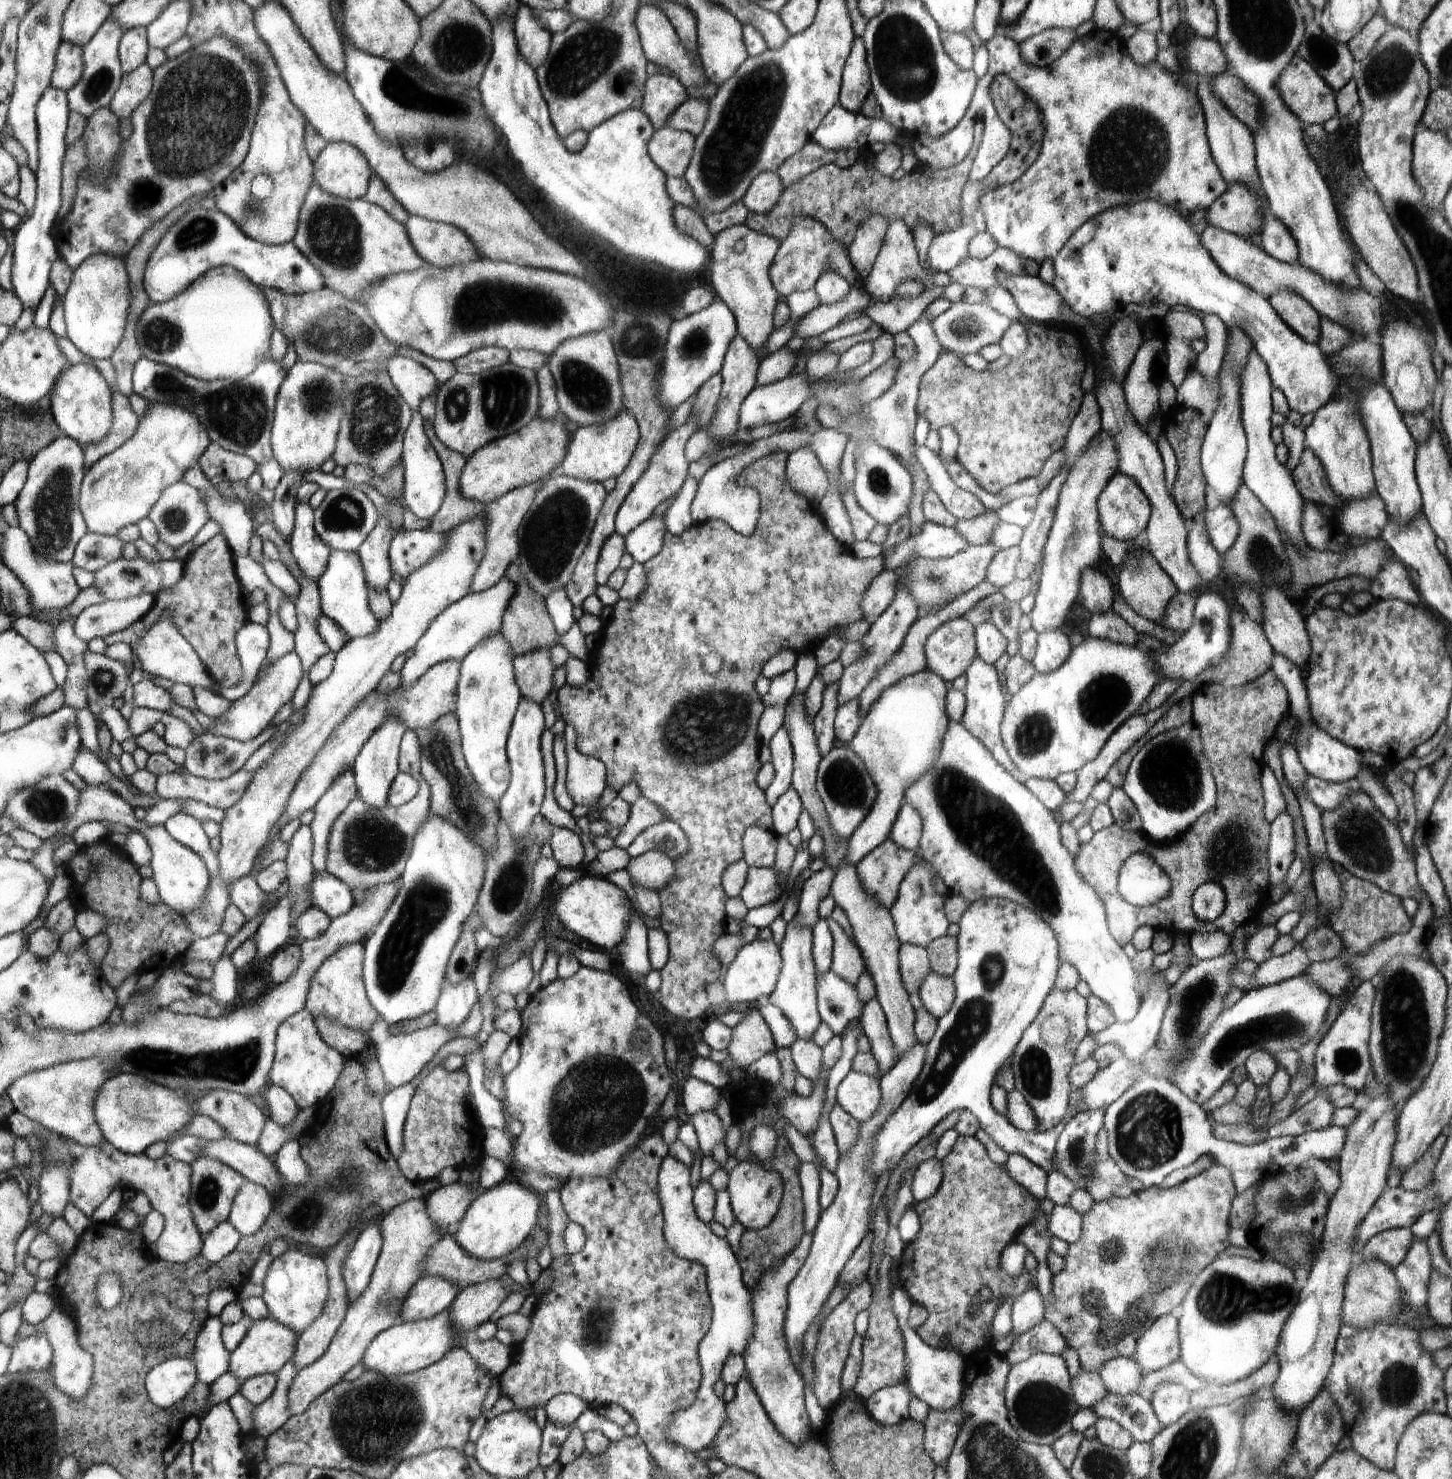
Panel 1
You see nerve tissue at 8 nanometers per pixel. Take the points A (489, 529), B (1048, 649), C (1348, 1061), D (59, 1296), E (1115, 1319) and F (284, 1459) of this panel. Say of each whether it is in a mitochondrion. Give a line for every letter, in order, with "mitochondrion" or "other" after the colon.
A: other
B: other
C: mitochondrion
D: other
E: mitochondrion
F: other

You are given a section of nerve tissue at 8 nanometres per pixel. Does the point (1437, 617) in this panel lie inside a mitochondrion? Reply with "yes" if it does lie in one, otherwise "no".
no

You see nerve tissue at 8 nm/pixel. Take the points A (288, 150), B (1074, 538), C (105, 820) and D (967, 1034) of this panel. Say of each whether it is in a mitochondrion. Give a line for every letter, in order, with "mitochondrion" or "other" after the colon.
A: other
B: mitochondrion
C: other
D: mitochondrion

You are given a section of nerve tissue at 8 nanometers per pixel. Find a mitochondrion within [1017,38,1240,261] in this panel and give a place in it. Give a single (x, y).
(1130, 149)

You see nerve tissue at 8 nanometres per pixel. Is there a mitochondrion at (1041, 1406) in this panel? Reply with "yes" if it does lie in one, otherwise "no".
yes

